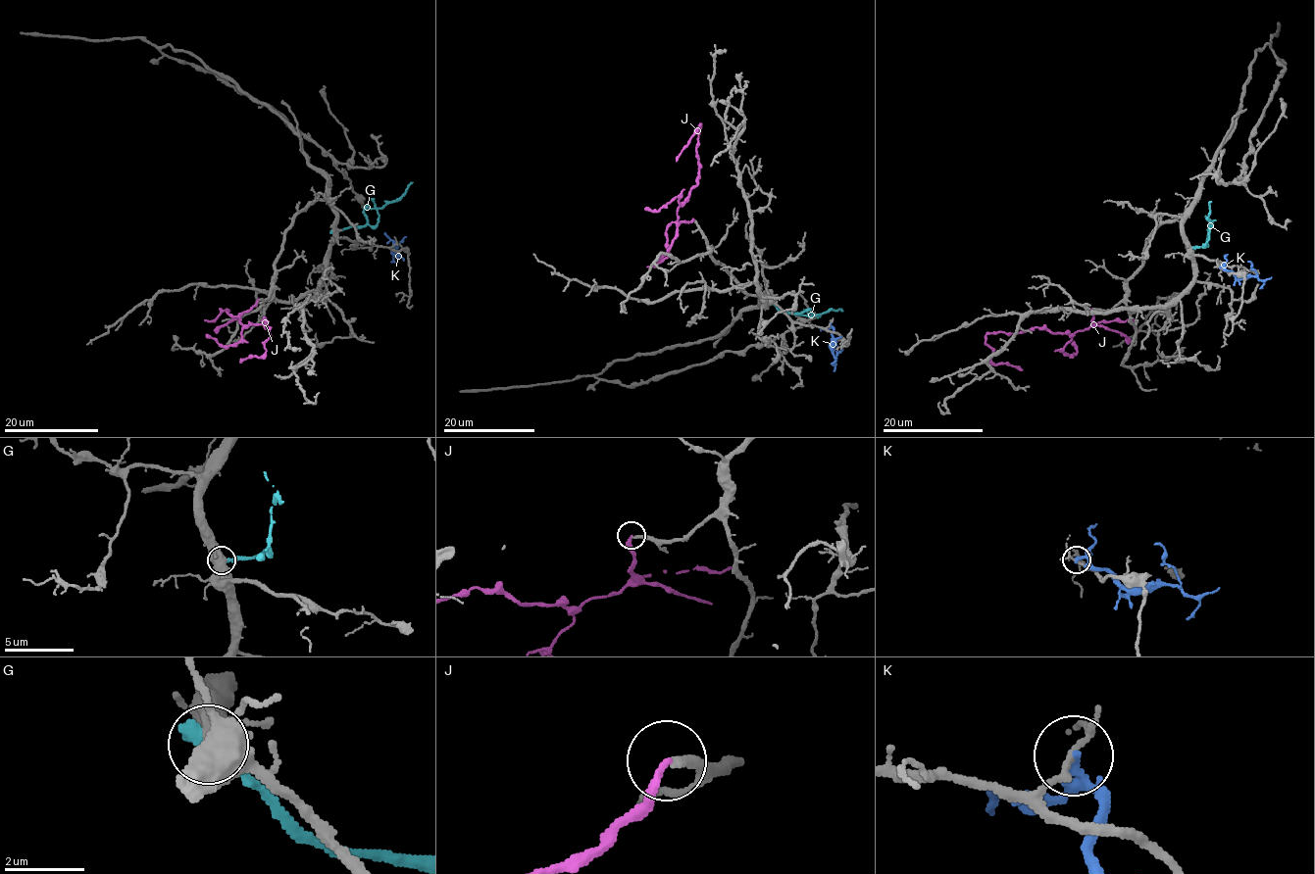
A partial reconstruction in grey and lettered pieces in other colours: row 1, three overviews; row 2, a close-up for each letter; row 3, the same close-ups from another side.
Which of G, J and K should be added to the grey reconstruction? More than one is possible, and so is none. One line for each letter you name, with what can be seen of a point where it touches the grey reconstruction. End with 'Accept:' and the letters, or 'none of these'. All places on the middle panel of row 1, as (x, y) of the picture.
Accept: none of these

